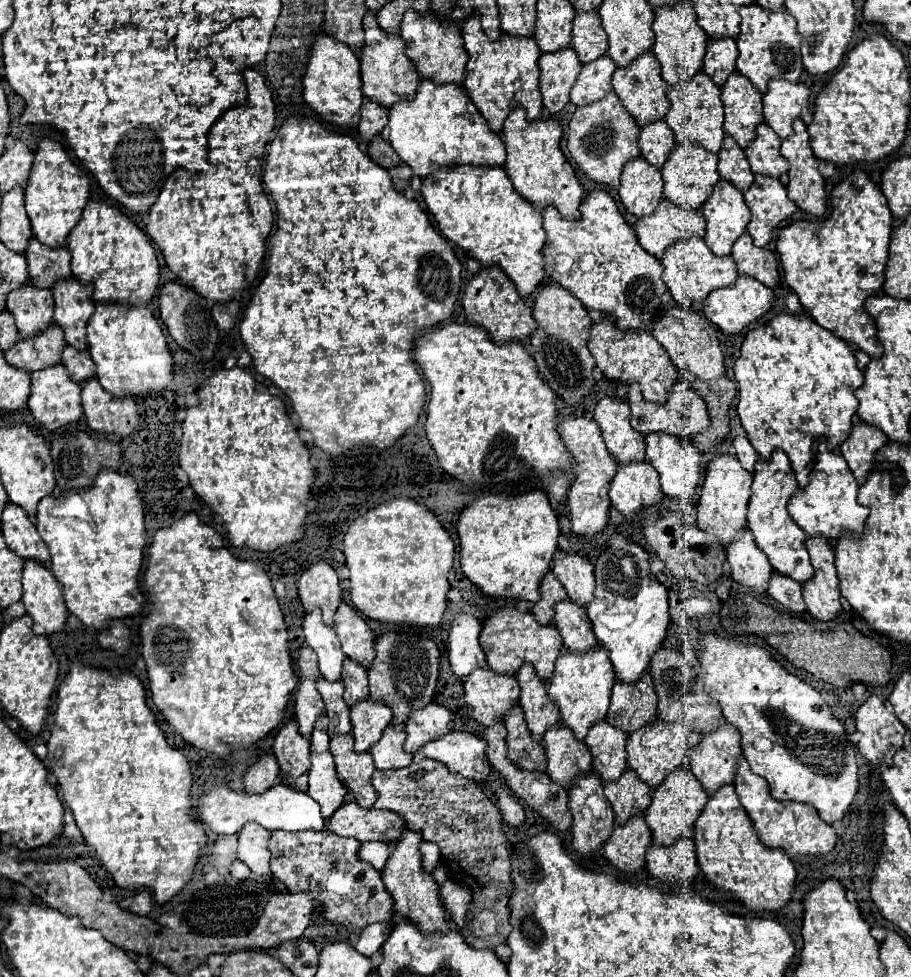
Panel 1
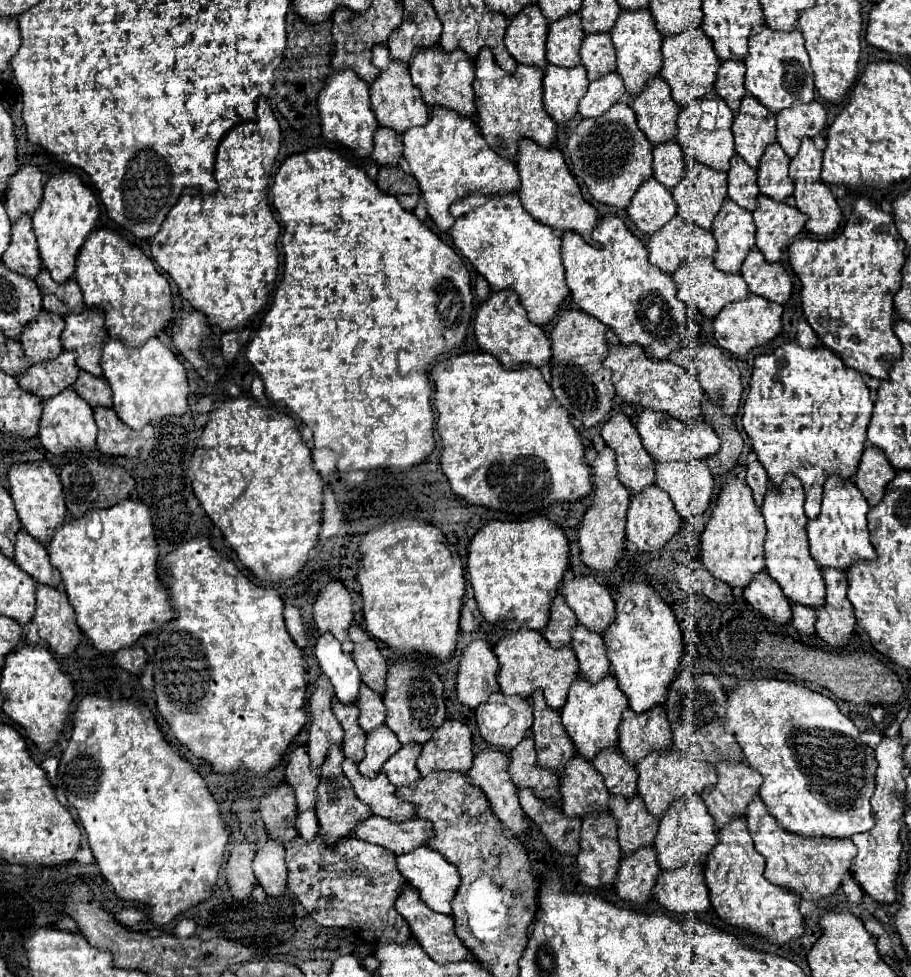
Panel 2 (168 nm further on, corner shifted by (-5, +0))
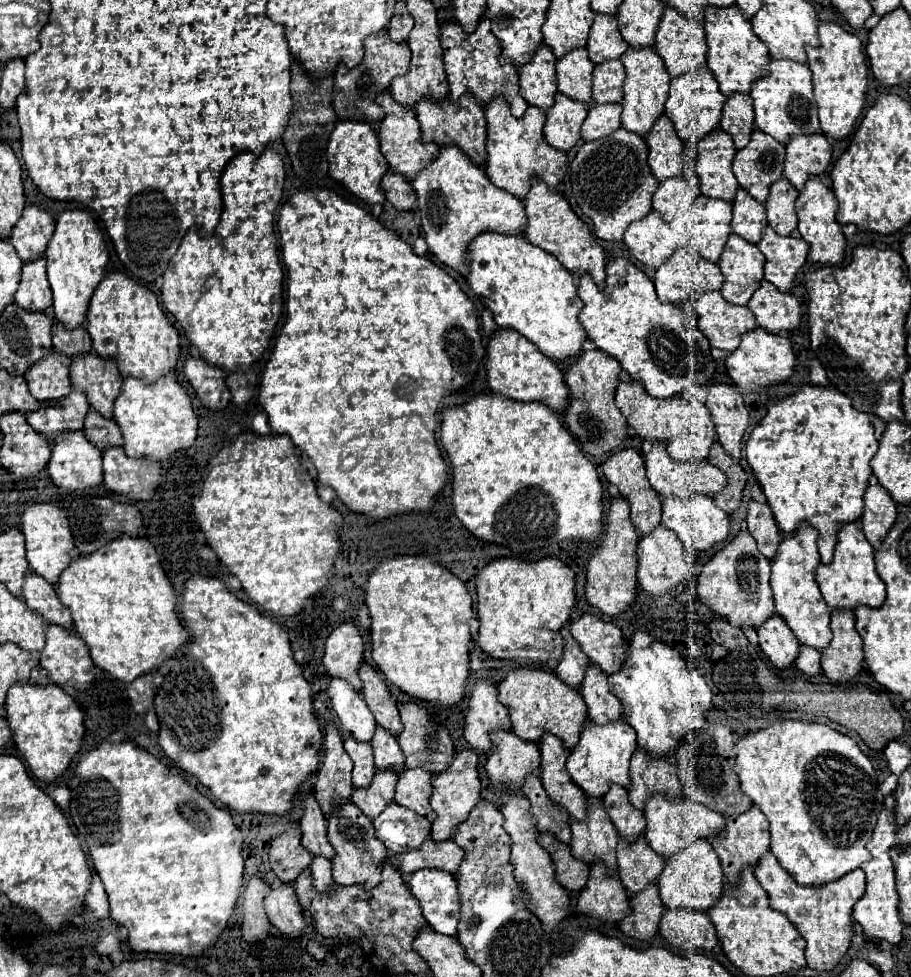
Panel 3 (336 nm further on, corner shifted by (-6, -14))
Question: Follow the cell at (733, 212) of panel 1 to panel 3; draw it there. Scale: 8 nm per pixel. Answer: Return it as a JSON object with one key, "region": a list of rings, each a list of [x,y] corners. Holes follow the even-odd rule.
{"region":[[[730,234],[718,260],[724,274],[722,296],[732,304],[748,304],[758,282],[764,278],[764,254],[756,244]]]}

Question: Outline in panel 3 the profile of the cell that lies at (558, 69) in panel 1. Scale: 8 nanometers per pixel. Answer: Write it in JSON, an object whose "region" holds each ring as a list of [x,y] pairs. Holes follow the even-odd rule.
{"region":[[[556,94],[554,104],[546,112],[544,138],[550,146],[568,152],[580,140],[580,126],[586,118],[586,104],[576,102],[566,94]]]}

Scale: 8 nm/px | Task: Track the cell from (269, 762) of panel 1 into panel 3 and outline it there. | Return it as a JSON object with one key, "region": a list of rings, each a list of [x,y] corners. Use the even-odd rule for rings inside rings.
{"region":[[[296,822],[290,828],[270,840],[270,866],[282,882],[294,882],[300,870],[308,868],[312,854],[300,844],[300,828]]]}

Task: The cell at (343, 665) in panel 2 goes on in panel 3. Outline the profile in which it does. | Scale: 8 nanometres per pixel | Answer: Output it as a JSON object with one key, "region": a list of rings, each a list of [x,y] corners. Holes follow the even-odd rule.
{"region":[[[330,678],[328,694],[344,730],[360,742],[370,742],[376,720],[368,710],[362,694],[354,690],[344,678]]]}

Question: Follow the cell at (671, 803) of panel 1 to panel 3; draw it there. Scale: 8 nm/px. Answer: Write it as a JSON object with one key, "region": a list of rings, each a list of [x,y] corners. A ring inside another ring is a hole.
{"region":[[[708,838],[694,840],[688,848],[680,850],[678,854],[672,854],[666,858],[666,866],[662,874],[658,876],[658,888],[660,898],[668,908],[694,908],[706,912],[714,902],[720,898],[724,888],[724,874],[718,860],[718,854],[712,848],[712,842]]]}

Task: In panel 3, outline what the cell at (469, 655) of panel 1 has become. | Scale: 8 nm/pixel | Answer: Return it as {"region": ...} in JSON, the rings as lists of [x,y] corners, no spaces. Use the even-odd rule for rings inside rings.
{"region":[[[476,680],[464,718],[464,738],[474,750],[488,752],[492,742],[488,734],[494,728],[510,728],[508,710],[498,702],[498,690],[490,680]]]}

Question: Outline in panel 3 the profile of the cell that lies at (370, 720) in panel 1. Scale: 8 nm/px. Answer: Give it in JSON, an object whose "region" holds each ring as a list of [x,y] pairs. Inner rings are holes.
{"region":[[[390,768],[386,770],[376,770],[372,778],[372,786],[368,788],[354,788],[352,792],[352,802],[372,820],[388,802],[394,800],[394,784],[396,784],[398,774]]]}

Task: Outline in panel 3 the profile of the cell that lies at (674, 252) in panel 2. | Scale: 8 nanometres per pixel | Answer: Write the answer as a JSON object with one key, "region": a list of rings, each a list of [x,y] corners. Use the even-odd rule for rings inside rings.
{"region":[[[678,248],[676,254],[672,254],[654,274],[654,286],[658,292],[660,302],[672,302],[672,304],[684,304],[698,292],[708,292],[708,290],[720,290],[724,278],[716,262],[710,262],[702,258],[700,254],[694,254],[688,248]]]}

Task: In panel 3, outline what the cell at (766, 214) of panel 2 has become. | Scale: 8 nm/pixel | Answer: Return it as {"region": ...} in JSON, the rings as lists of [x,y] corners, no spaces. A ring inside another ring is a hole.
{"region":[[[768,226],[758,242],[758,248],[766,256],[764,278],[780,292],[788,292],[796,272],[806,262],[808,242],[804,238],[780,236]]]}

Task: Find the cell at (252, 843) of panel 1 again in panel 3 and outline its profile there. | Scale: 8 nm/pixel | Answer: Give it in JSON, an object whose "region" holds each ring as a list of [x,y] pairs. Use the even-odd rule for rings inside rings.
{"region":[[[274,882],[264,898],[266,914],[268,920],[284,934],[290,938],[296,938],[304,930],[304,916],[302,908],[296,900],[292,884],[284,882]]]}

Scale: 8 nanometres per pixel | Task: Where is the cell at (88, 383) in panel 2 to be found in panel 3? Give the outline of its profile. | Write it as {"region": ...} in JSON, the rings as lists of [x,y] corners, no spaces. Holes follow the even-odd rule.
{"region":[[[90,408],[88,414],[86,414],[86,418],[84,418],[84,434],[86,434],[88,440],[92,440],[94,446],[98,446],[100,450],[108,448],[108,444],[118,444],[118,446],[122,446],[120,426],[116,426],[114,418],[104,418],[104,416],[98,414],[94,408]]]}

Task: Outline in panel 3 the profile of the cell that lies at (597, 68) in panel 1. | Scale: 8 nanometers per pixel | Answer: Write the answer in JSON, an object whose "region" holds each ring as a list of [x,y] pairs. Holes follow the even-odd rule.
{"region":[[[618,102],[594,104],[582,124],[582,140],[598,140],[620,128],[622,106]]]}

